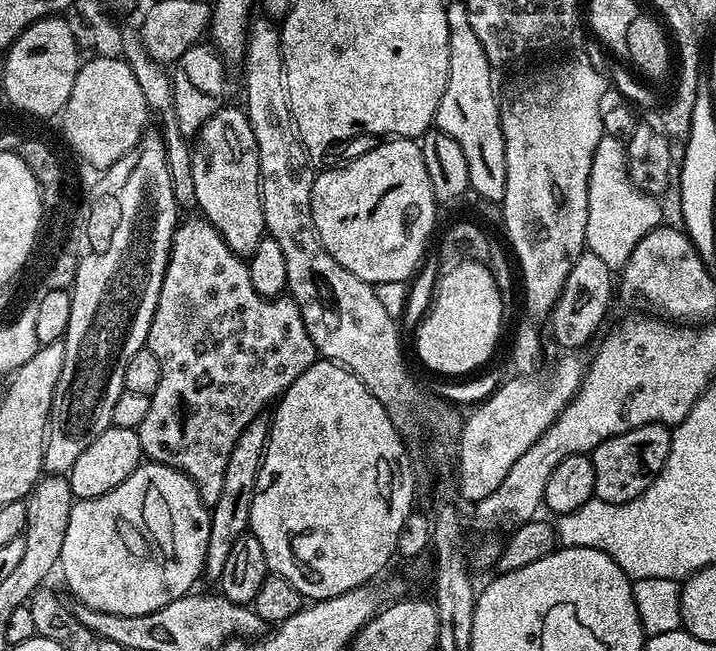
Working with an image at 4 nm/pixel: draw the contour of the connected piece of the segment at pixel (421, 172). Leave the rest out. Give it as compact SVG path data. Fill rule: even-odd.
M388 138L377 148L353 158L341 168L328 168L317 175L312 187L312 217L322 246L350 274L373 286L382 282L411 281L412 271L424 256L424 247L436 224L438 201L426 174L420 144L412 138Z

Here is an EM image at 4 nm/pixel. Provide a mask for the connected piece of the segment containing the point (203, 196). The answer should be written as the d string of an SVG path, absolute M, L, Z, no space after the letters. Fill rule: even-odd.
M225 106L216 111L207 122L202 126L202 130L196 133L192 149L192 173L194 174L194 194L196 195L195 207L201 208L203 219L208 220L218 230L218 234L222 234L222 238L230 250L237 256L245 258L251 257L252 252L258 246L260 240L265 239L266 229L264 226L264 211L262 210L262 194L260 193L260 167L258 166L258 146L254 142L254 130L250 130L250 122L248 121L247 111L243 107L231 108Z

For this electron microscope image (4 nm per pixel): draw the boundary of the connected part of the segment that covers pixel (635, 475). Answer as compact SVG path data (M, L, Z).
M647 424L626 434L606 438L590 453L594 466L595 499L605 500L611 504L628 504L638 498L654 482L670 454L672 428L667 424Z

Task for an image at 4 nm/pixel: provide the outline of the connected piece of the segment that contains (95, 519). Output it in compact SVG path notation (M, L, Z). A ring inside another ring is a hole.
M151 462L141 463L139 468L126 478L114 490L102 494L98 498L89 500L76 500L70 510L70 526L66 526L66 539L62 541L62 554L58 565L59 571L64 571L64 580L68 583L68 588L80 599L79 603L85 608L102 610L106 614L150 614L154 610L162 610L170 602L178 598L189 595L196 584L196 579L201 579L204 571L204 559L206 558L206 546L210 542L210 526L212 525L212 513L209 505L200 500L198 490L194 482L186 474L179 472L176 468L171 468L165 464L154 464Z

